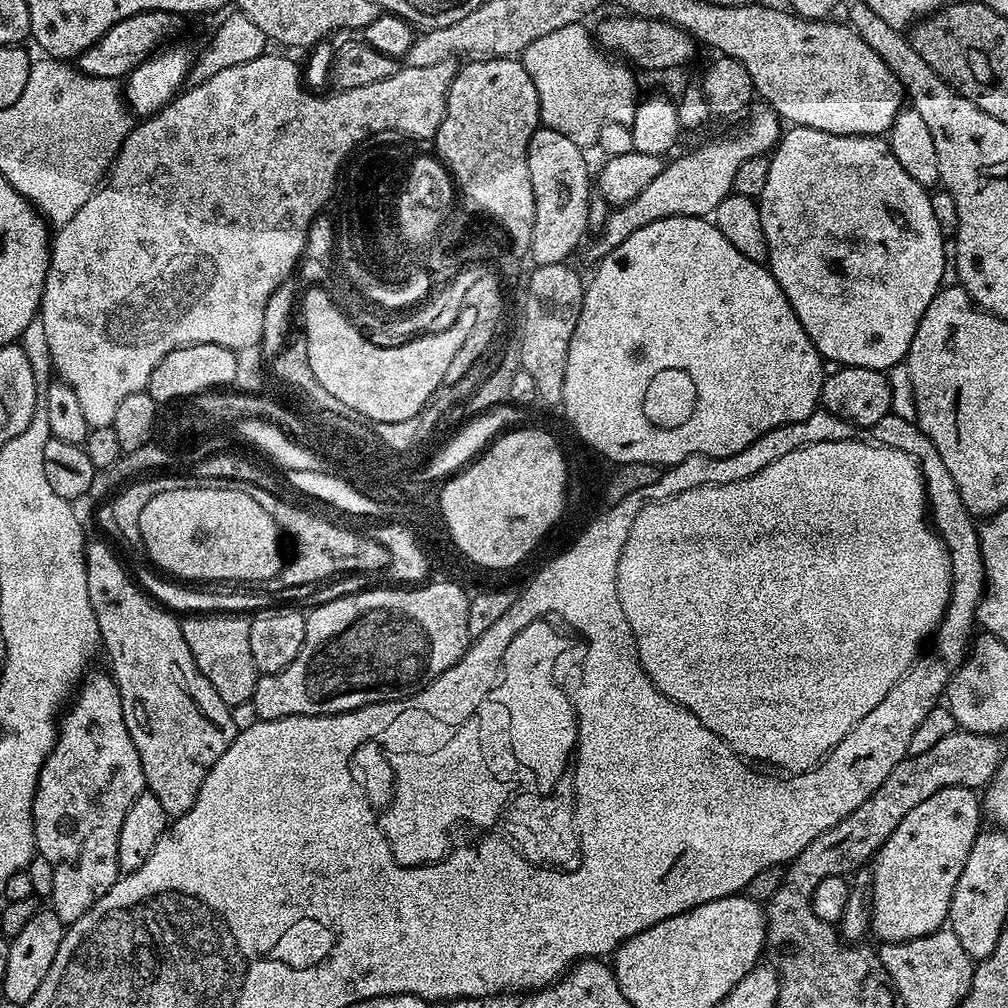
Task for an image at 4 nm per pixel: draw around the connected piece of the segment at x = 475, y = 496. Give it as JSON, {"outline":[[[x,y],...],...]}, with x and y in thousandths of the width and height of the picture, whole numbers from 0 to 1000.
{"outline":[[[513,424],[492,433],[467,459],[446,471],[439,500],[444,508],[444,521],[452,527],[452,537],[466,553],[477,560],[491,560],[508,565],[531,546],[532,539],[547,524],[556,520],[552,514],[552,508],[556,508],[556,492],[560,492],[560,460],[556,460],[556,448],[548,444],[544,433],[520,429]]]}

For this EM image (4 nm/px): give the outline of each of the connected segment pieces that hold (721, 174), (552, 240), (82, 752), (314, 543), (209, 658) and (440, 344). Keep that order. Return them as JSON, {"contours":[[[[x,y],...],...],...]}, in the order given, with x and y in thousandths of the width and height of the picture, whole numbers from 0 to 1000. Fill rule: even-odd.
{"contours":[[[[757,101],[747,102],[741,108],[741,115],[742,120],[731,131],[722,131],[711,139],[702,139],[695,147],[690,147],[672,159],[664,158],[656,172],[631,196],[608,205],[605,209],[607,211],[599,218],[599,227],[592,232],[591,239],[583,246],[583,254],[587,260],[594,260],[601,252],[617,244],[617,240],[621,240],[621,236],[625,236],[629,228],[637,228],[637,224],[645,224],[645,220],[650,218],[662,214],[705,215],[712,200],[716,200],[716,196],[726,190],[732,165],[736,165],[740,157],[765,152],[774,141],[776,120],[764,104]]],[[[539,125],[526,137],[524,164],[526,185],[530,185],[530,236],[526,236],[529,263],[558,262],[575,242],[583,226],[583,201],[589,196],[589,179],[583,176],[580,148],[574,147],[562,133]]],[[[106,666],[89,671],[78,680],[69,701],[59,715],[58,733],[40,762],[40,774],[36,778],[36,791],[32,797],[36,844],[46,851],[46,855],[50,855],[54,863],[50,901],[65,919],[81,911],[81,907],[92,901],[97,891],[105,888],[109,879],[115,877],[120,868],[117,831],[121,827],[121,815],[125,812],[125,804],[129,804],[129,800],[133,800],[135,793],[145,784],[141,752],[137,752],[133,732],[129,732],[129,724],[125,724],[121,692],[115,684],[115,676]]],[[[236,477],[233,484],[240,486],[240,490],[248,490],[264,510],[268,510],[278,521],[283,529],[286,528],[294,535],[294,553],[283,559],[276,568],[279,575],[286,583],[298,583],[301,579],[313,579],[316,575],[325,575],[336,567],[373,567],[384,564],[387,558],[382,553],[381,547],[363,536],[354,535],[353,532],[345,531],[345,528],[333,527],[333,524],[325,524],[321,519],[321,512],[315,510],[309,512],[307,505],[293,504],[285,500],[280,494],[262,486],[260,482],[249,480],[246,477]]],[[[187,609],[179,615],[181,633],[185,633],[196,665],[227,700],[247,697],[256,674],[252,649],[248,649],[248,618],[242,614],[238,609]]],[[[317,284],[302,291],[300,334],[308,351],[308,367],[317,373],[332,399],[357,405],[364,413],[378,413],[380,420],[399,419],[412,412],[440,379],[440,372],[470,324],[471,308],[460,305],[450,321],[435,330],[413,332],[389,345],[369,342],[341,313],[328,293]]]]}

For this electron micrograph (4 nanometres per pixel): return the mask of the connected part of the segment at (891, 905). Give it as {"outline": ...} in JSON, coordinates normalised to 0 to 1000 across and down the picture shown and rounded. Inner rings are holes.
{"outline":[[[939,782],[938,784],[931,784],[931,788],[923,788],[923,792],[919,792],[919,796],[907,800],[907,804],[903,804],[903,808],[899,808],[899,812],[895,812],[895,815],[891,815],[887,827],[883,827],[883,831],[879,831],[879,835],[869,844],[868,850],[863,857],[865,866],[863,921],[867,927],[869,924],[870,934],[879,937],[890,937],[907,931],[915,931],[924,925],[932,925],[938,920],[940,904],[942,903],[942,895],[946,887],[946,879],[950,879],[950,871],[954,867],[954,859],[958,859],[958,851],[962,851],[962,843],[966,839],[968,830],[974,821],[972,813],[974,814],[974,794],[965,783]]]}

